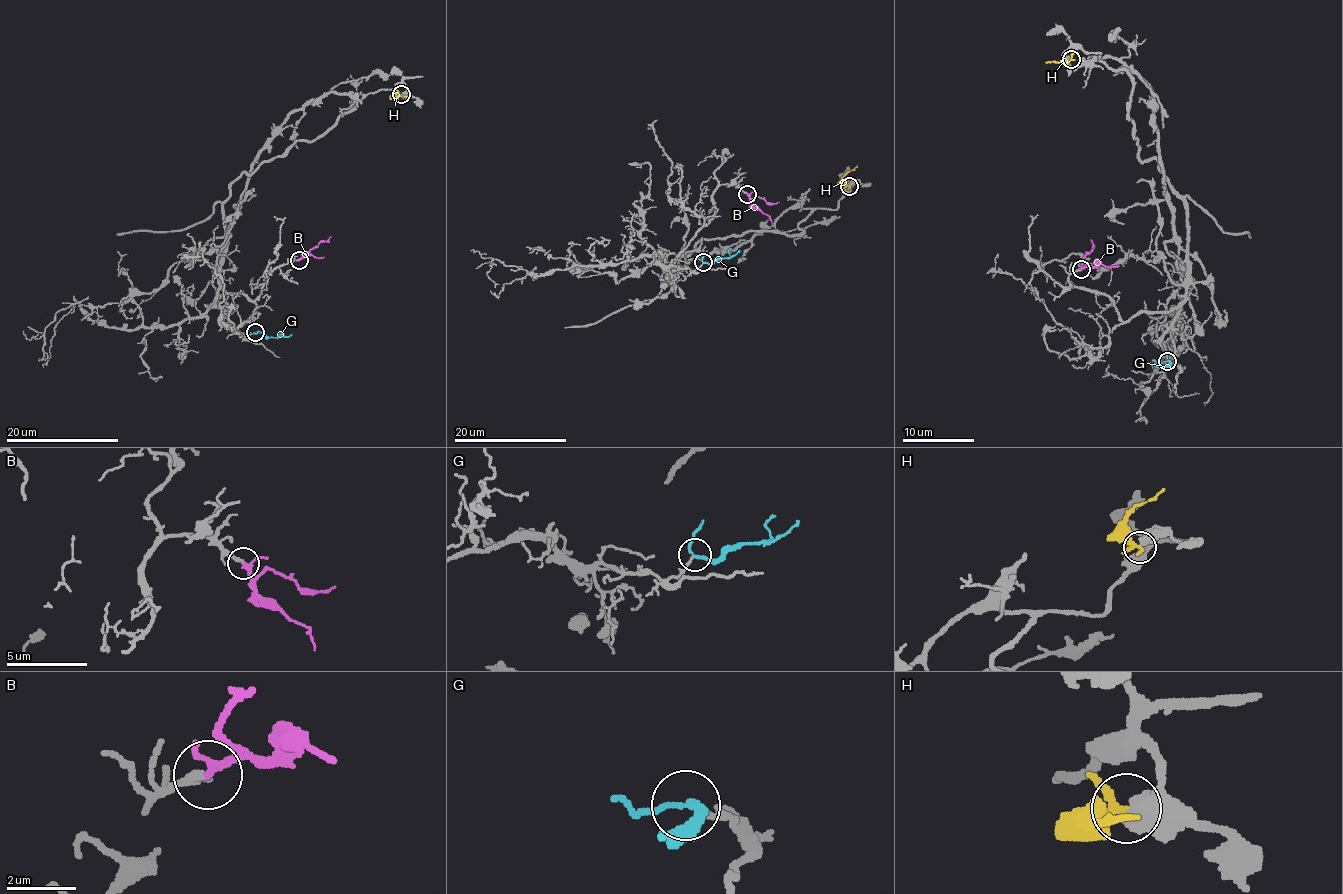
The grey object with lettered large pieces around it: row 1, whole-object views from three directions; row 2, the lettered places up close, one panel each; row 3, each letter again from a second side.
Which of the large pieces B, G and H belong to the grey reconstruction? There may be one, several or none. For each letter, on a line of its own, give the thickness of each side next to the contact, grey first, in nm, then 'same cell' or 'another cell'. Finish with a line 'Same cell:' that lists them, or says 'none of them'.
B: 220 nm thick on the grey side, 200 nm on the other; same cell
G: 150 nm thick on the grey side, 190 nm on the other; same cell
H: 650 nm thick on the grey side, 240 nm on the other; another cell
Same cell: B, G

